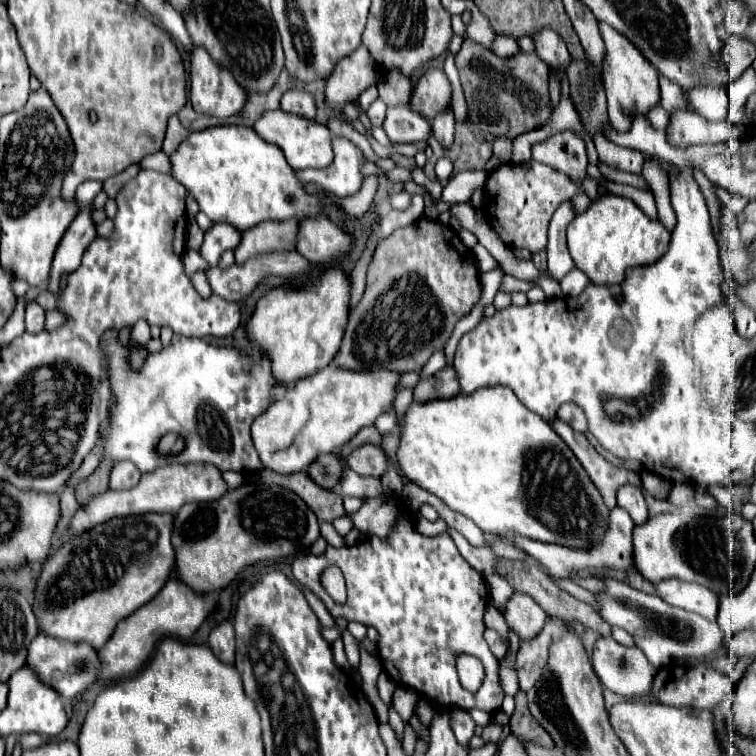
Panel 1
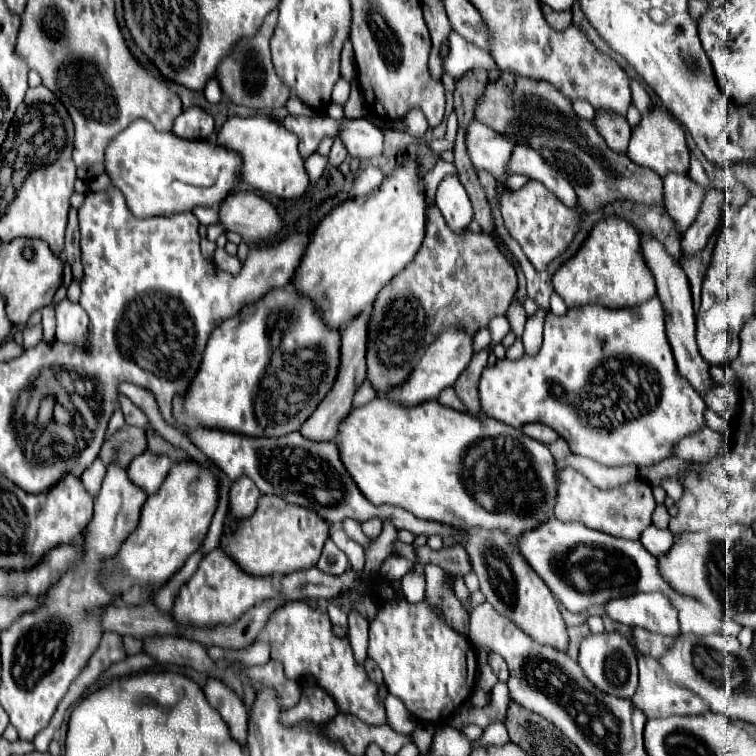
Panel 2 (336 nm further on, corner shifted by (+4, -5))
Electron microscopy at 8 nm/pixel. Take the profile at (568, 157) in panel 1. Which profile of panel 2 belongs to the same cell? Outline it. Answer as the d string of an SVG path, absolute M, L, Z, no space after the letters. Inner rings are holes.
M598 112L596 124L598 124L600 136L608 142L608 146L612 146L612 150L616 150L618 154L628 152L628 138L630 138L632 130L624 118L606 114L606 112Z

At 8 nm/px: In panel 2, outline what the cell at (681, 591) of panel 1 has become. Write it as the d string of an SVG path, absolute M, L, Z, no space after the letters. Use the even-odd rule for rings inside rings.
M640 592L624 598L614 598L604 606L606 616L626 626L638 626L656 634L680 634L678 616L668 598L656 592Z

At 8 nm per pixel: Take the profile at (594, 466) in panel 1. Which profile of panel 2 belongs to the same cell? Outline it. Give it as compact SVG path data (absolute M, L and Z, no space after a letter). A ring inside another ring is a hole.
M568 468L568 470L562 470L562 474L560 474L554 516L560 522L570 522L570 520L582 522L588 528L596 528L596 530L612 534L616 538L638 540L640 534L644 532L644 528L648 528L648 524L652 524L654 508L656 508L656 502L652 496L652 488L644 480L632 480L614 490L600 490L600 488L592 486L592 482L586 476Z

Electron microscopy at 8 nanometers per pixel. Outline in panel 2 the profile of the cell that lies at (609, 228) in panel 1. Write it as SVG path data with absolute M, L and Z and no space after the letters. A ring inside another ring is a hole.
M618 216L604 218L594 226L578 254L552 276L552 288L568 308L586 304L632 308L656 296L654 278L640 252L640 232Z

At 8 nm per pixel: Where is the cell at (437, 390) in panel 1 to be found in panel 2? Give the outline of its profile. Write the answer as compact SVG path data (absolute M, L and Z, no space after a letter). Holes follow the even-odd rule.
M492 344L482 348L478 354L474 354L472 362L468 364L468 368L462 372L462 376L458 378L458 382L454 384L454 390L458 394L458 398L468 406L470 414L480 414L480 398L478 398L478 382L480 382L480 374L484 370L484 366L488 364L488 356L492 352Z

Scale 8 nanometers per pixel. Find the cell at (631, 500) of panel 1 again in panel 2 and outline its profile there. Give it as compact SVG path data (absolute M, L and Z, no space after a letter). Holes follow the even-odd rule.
M648 526L644 532L642 532L642 538L640 538L642 546L654 556L654 558L660 558L664 556L672 544L674 544L674 536L668 532L668 530L658 530L656 526Z

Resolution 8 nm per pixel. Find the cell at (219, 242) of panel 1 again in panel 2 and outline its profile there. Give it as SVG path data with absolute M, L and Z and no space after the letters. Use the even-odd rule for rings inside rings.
M198 206L196 210L192 210L192 214L198 218L200 224L210 226L210 224L218 224L218 210L216 208L208 208L208 206Z

